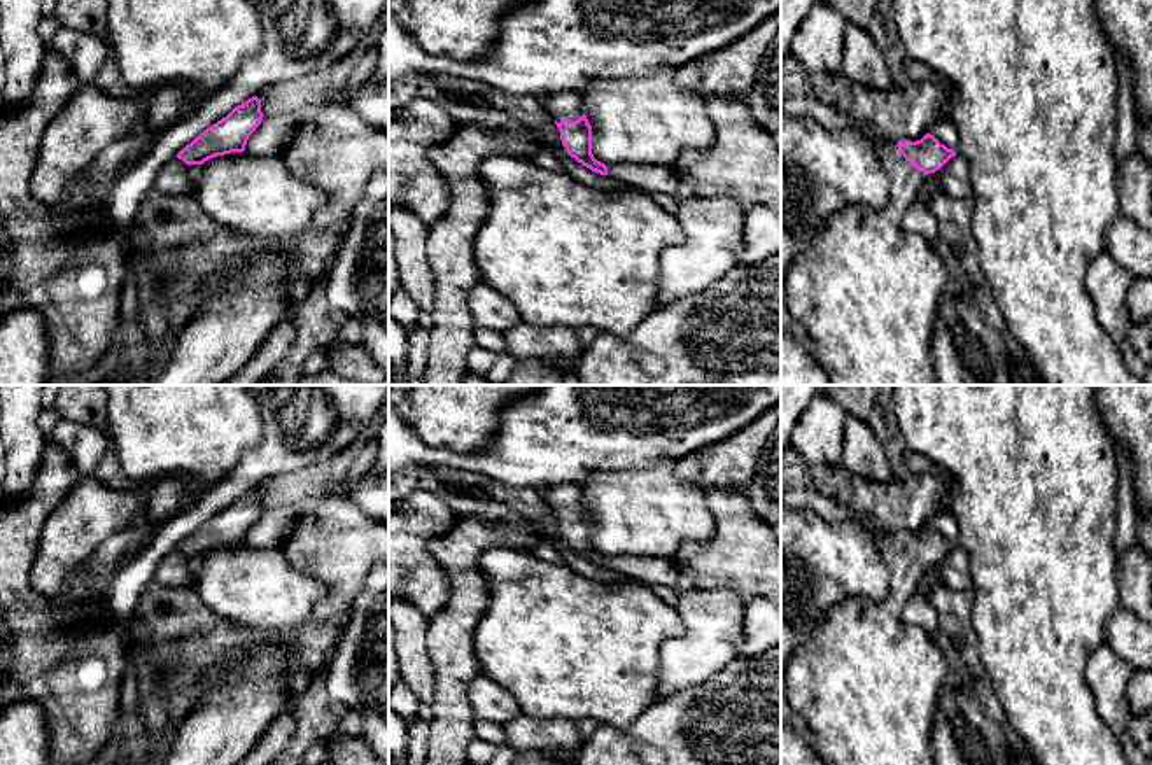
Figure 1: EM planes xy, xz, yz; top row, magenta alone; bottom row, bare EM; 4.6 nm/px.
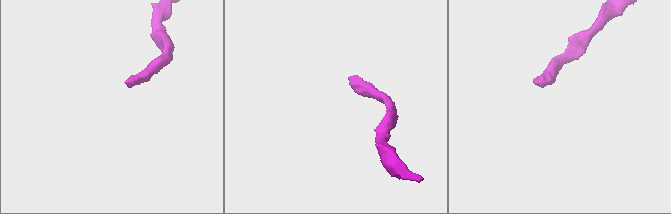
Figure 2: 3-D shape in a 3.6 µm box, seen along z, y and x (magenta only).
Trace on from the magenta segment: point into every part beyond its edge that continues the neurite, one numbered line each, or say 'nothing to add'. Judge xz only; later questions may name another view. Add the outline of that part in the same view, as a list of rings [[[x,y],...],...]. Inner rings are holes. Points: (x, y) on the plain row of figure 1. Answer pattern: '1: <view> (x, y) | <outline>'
1: xz (568, 496) | [[[564,483],[553,488],[544,488],[541,494],[555,515],[560,515],[564,509],[576,513],[583,508],[583,490],[578,485]]]

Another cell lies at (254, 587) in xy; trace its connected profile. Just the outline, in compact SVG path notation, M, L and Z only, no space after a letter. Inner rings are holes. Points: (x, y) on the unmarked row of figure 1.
M245 543L205 553L194 590L215 614L259 632L294 630L326 593L320 579L289 564L282 546Z

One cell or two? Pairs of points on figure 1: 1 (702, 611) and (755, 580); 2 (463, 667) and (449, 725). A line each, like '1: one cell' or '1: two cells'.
1: two cells
2: one cell

